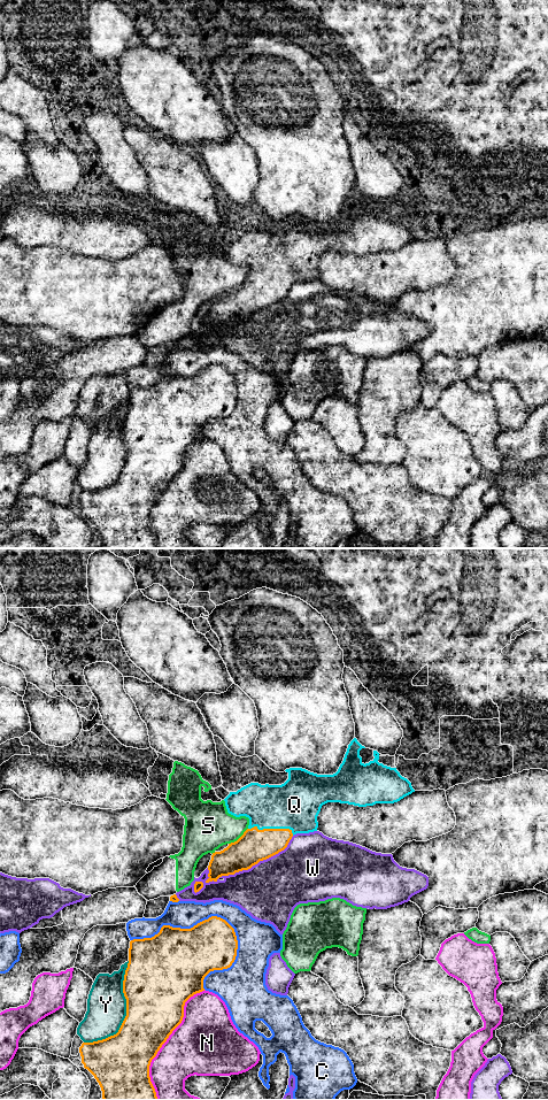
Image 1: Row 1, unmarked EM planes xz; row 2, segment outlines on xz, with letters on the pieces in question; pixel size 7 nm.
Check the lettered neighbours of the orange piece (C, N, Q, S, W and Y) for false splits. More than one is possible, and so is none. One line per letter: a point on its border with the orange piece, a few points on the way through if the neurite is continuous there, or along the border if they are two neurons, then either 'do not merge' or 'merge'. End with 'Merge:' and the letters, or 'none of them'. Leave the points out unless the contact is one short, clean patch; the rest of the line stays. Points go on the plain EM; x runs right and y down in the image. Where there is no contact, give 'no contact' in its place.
C: xz (192, 376) | do not merge
N: xz (166, 489) | do not merge
Q: xz (271, 277) | merge
S: xz (239, 286) | do not merge
W: xz (244, 317) | do not merge
Y: xz (126, 461) | do not merge
Merge: Q

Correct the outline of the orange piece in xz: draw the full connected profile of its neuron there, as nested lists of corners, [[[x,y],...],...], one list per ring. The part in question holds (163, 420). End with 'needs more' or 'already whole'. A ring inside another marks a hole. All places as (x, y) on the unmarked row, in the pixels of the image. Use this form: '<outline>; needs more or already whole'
[[[211,364],[191,377],[163,374],[152,386],[130,390],[129,411],[123,429],[126,464],[114,484],[83,491],[82,511],[99,531],[103,548],[157,548],[149,514],[172,479],[182,471],[185,451],[204,439],[203,428],[214,418],[227,417],[236,408],[234,377]]]; already whole

